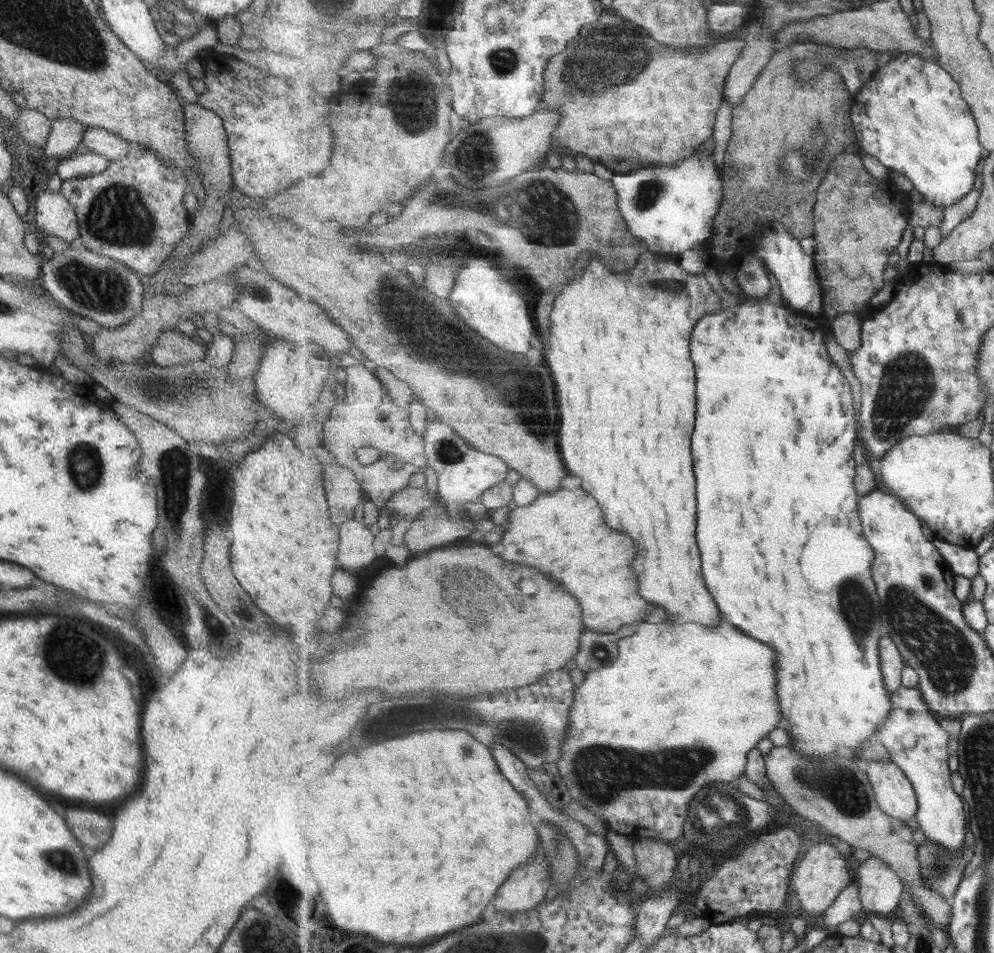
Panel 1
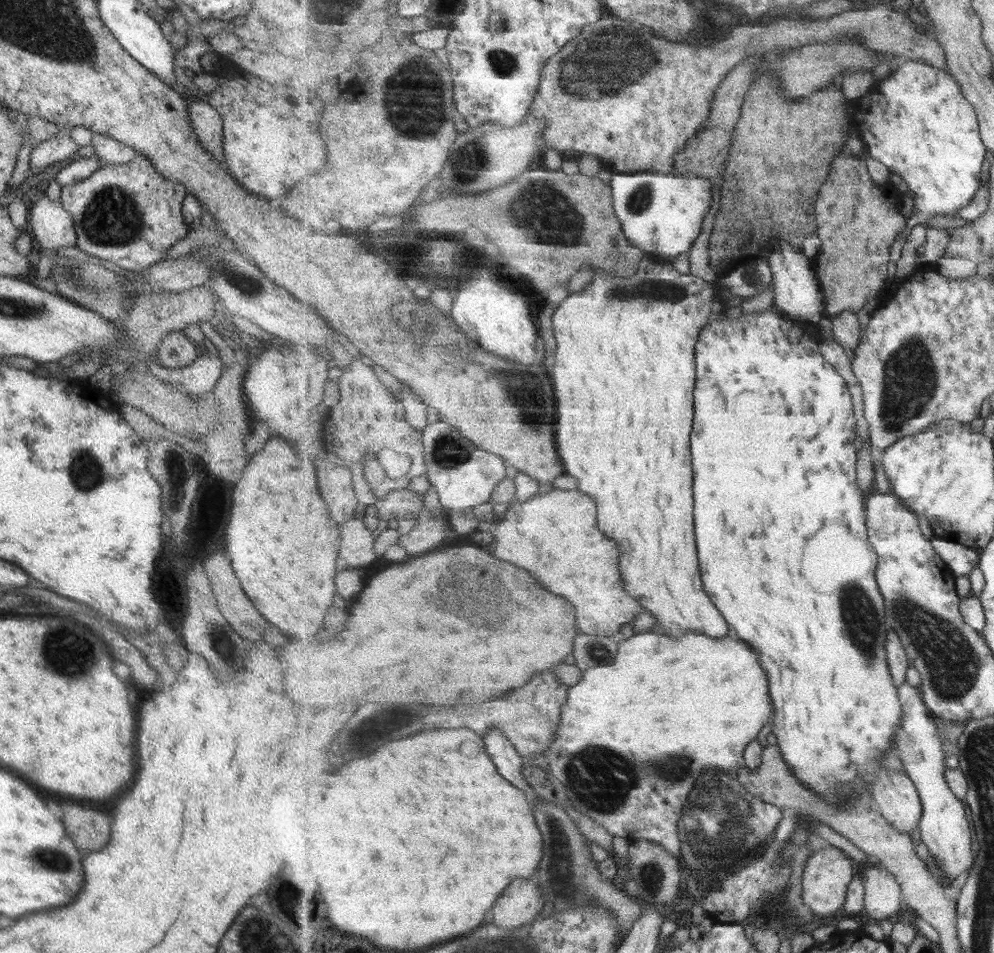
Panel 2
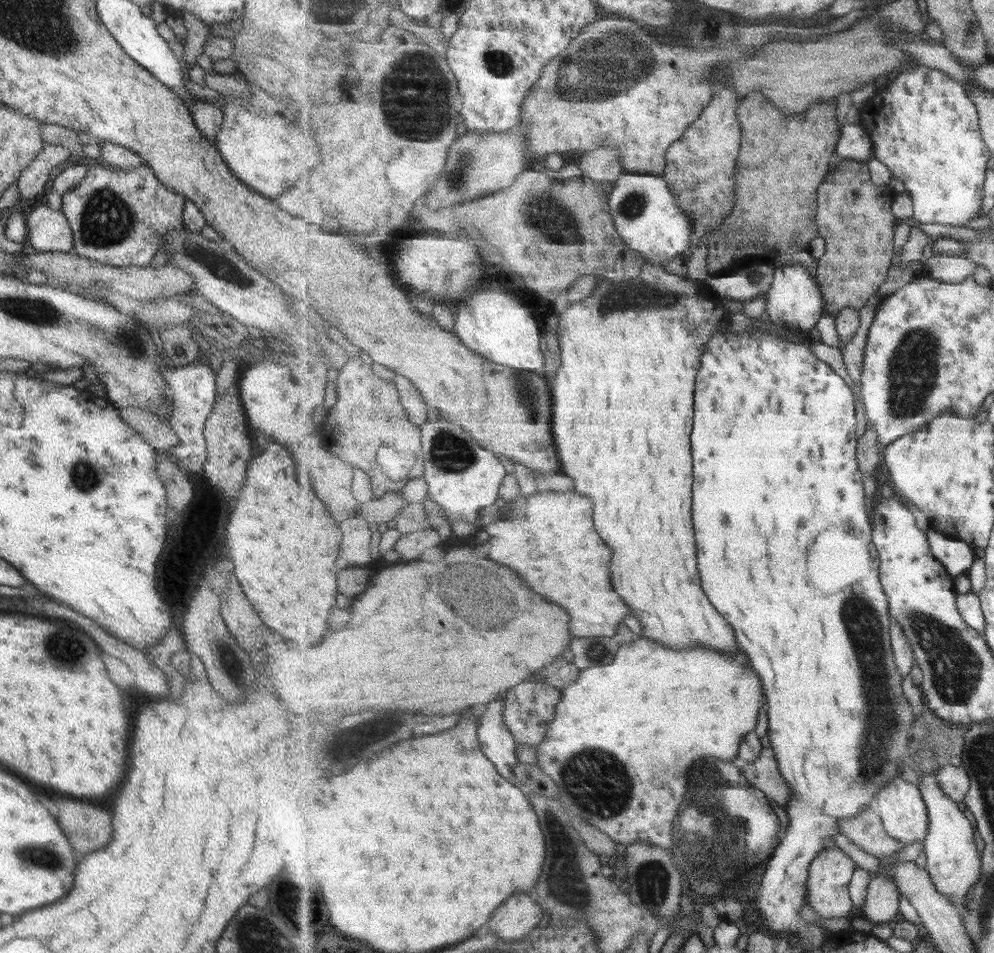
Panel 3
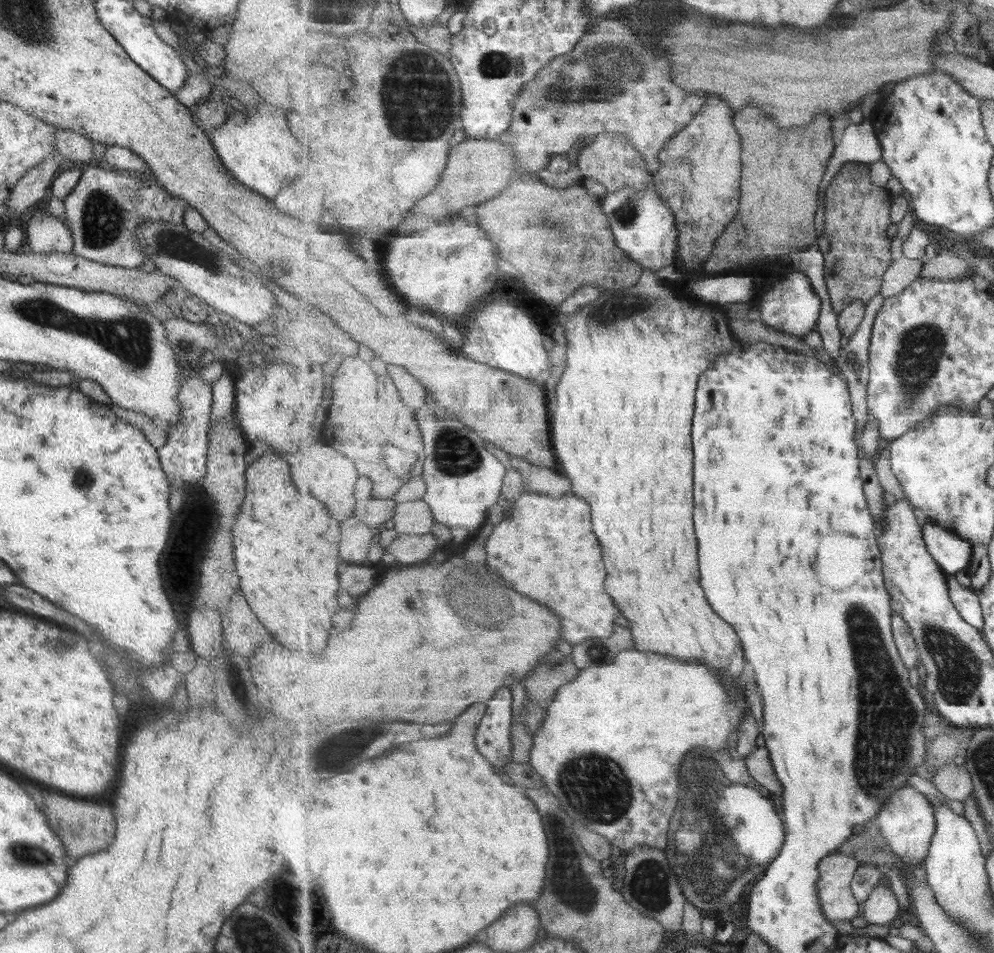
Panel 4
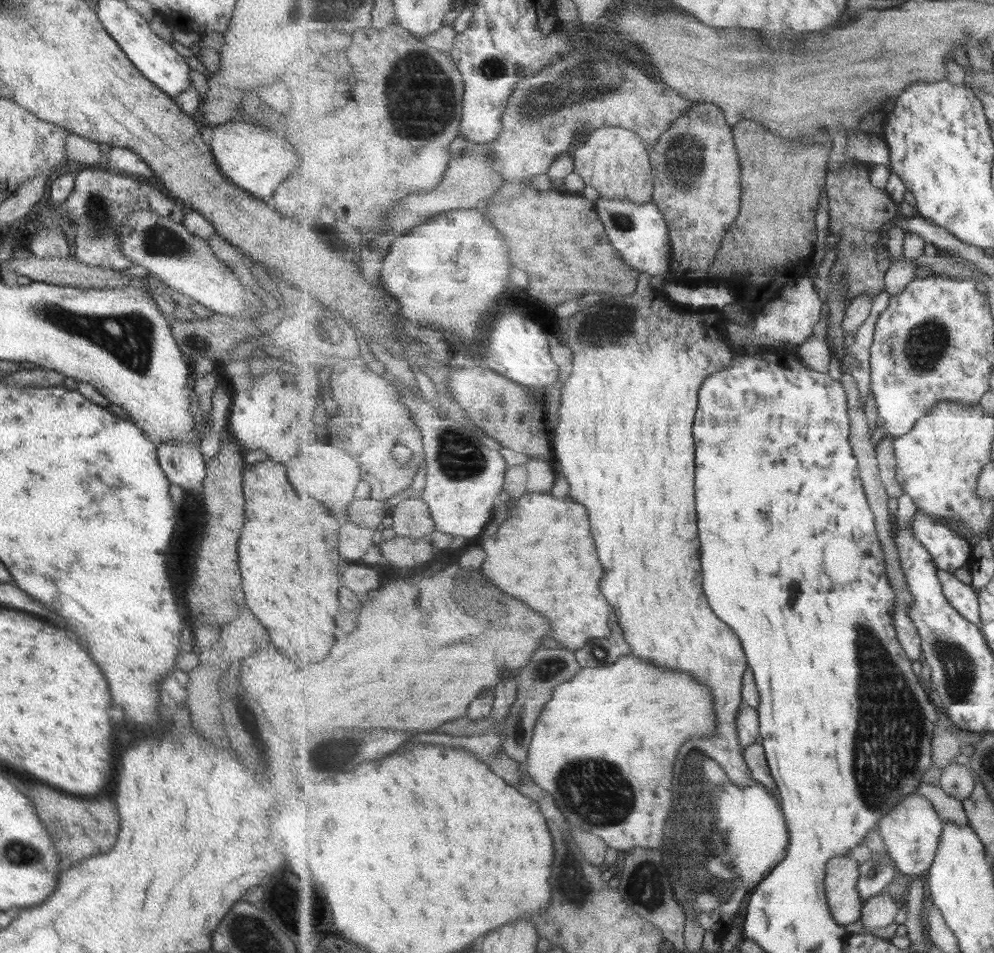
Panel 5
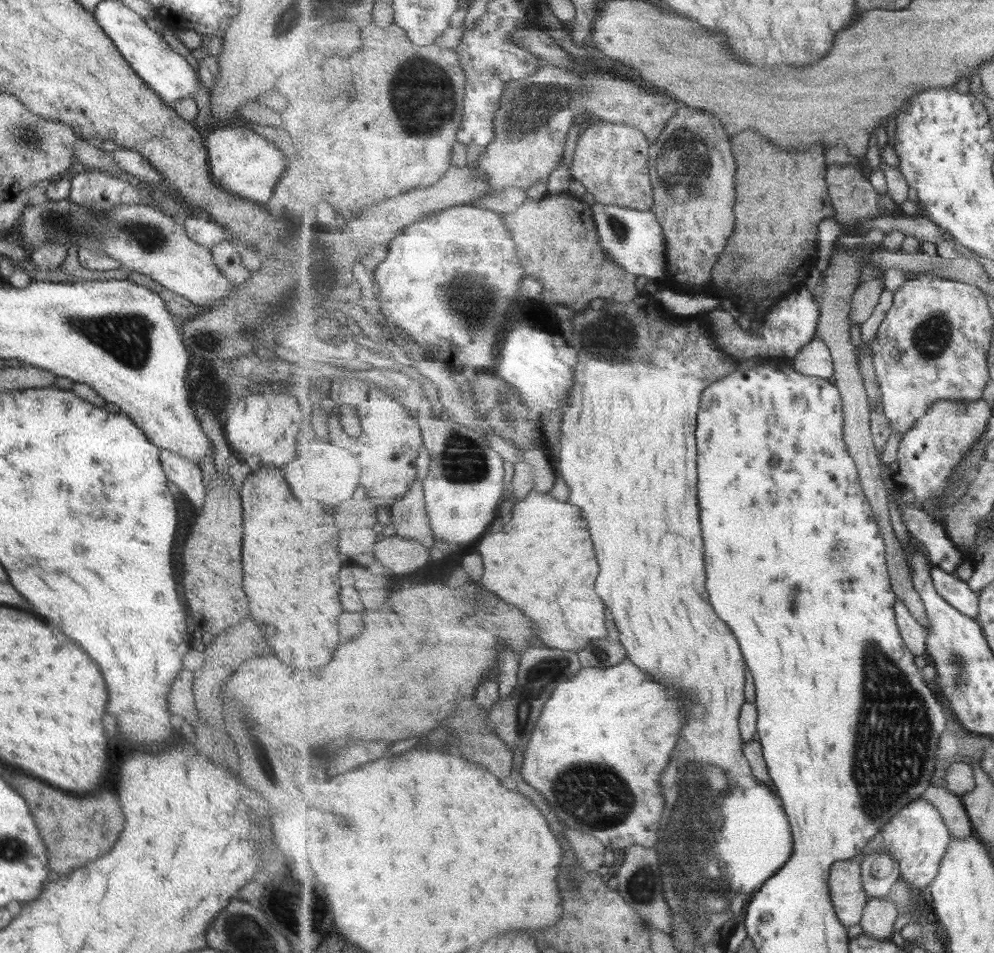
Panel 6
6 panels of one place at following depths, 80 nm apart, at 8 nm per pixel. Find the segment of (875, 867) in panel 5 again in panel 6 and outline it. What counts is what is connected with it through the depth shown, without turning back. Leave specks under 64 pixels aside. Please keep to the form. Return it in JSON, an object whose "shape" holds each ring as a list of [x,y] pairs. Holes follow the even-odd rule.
{"shape":[[[872,853],[866,855],[864,860],[861,862],[862,865],[862,883],[866,889],[866,893],[871,897],[883,898],[887,897],[887,894],[891,892],[893,884],[899,880],[902,876],[900,871],[899,863],[896,859],[892,861],[891,872],[883,878],[877,878],[873,871],[873,865],[877,860],[880,853]]]}

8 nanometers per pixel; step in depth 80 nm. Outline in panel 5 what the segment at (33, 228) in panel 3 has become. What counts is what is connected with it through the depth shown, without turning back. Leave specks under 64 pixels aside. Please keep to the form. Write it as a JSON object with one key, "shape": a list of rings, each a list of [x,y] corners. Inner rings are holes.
{"shape":[[[57,228],[38,229],[27,245],[28,251],[37,259],[56,258],[66,260],[69,249],[65,235]]]}

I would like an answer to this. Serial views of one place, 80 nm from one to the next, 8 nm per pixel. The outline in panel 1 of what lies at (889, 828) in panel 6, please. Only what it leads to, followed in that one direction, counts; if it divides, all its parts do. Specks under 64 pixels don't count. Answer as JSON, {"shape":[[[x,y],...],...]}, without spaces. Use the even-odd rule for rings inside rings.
{"shape":[[[870,760],[867,772],[883,812],[905,823],[915,818],[918,796],[914,784],[897,764]]]}

